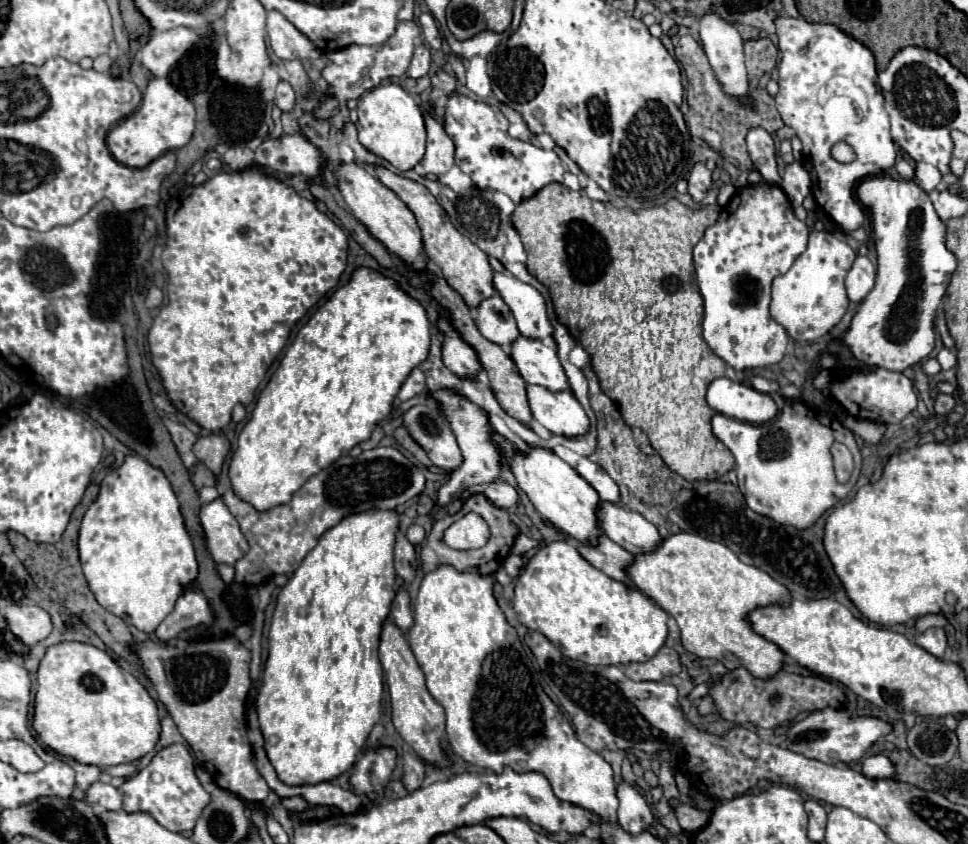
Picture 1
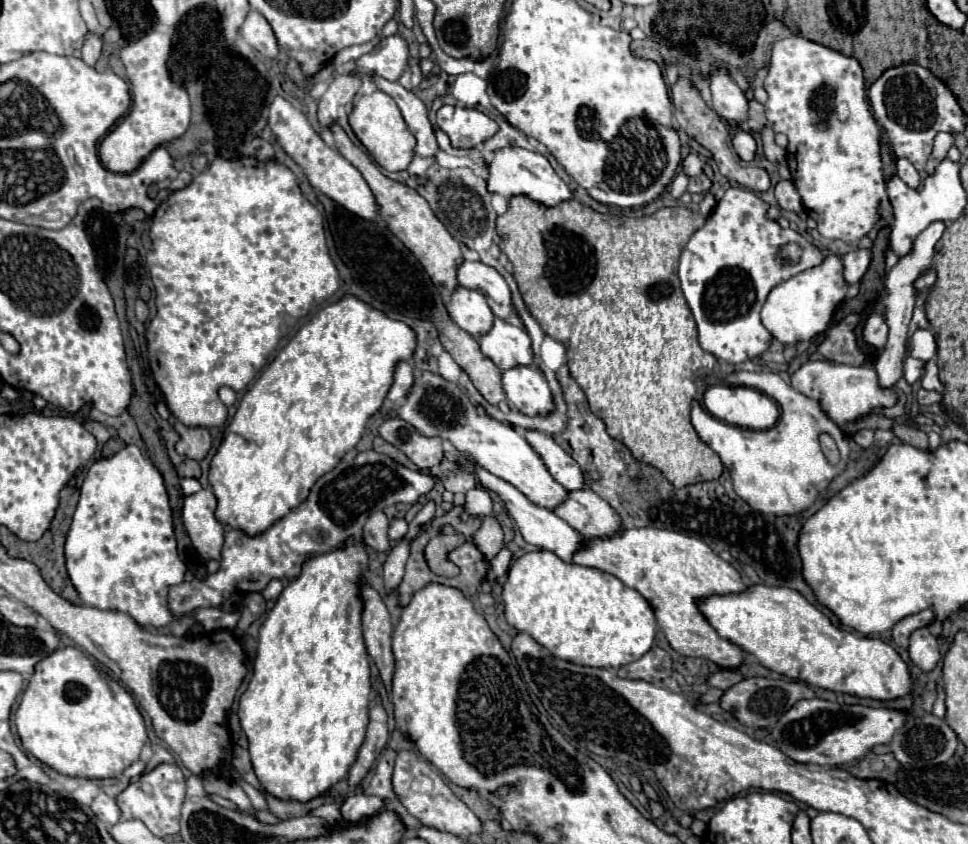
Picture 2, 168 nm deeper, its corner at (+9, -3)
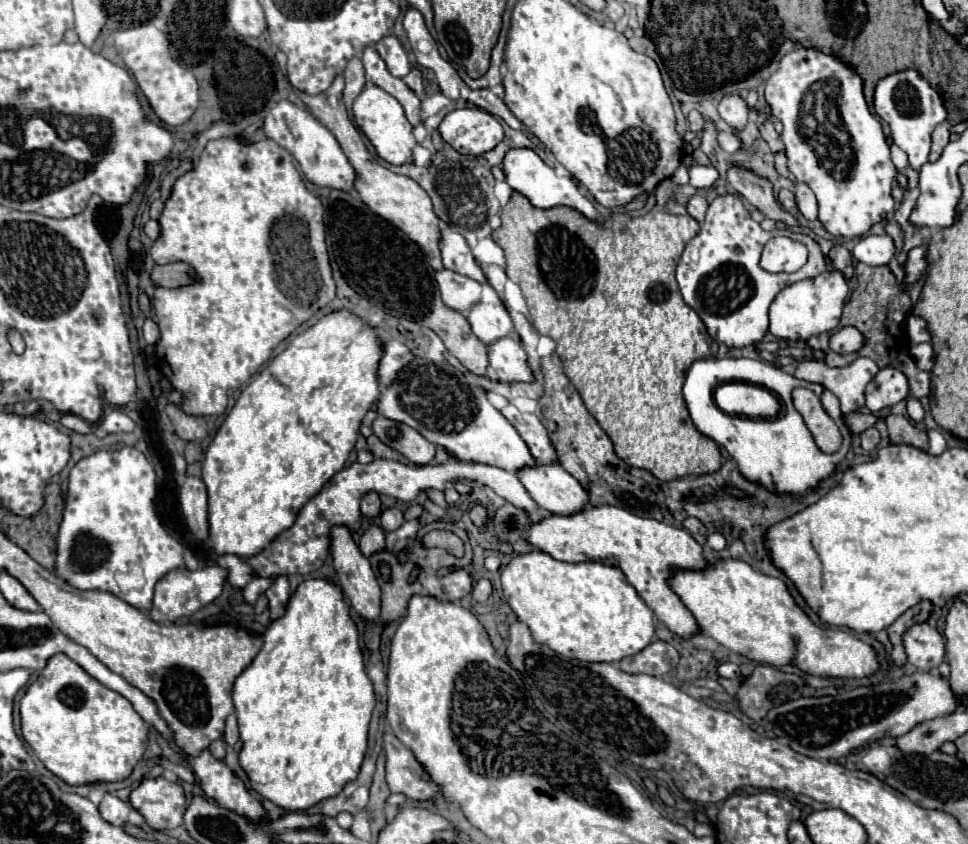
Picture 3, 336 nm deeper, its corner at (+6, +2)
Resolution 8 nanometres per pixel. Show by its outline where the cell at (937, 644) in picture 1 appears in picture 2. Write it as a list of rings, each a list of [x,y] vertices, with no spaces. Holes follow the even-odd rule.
[[[926,627],[916,629],[910,635],[908,653],[910,653],[912,663],[916,667],[920,667],[922,671],[932,671],[936,667],[936,663],[940,661],[940,645]]]

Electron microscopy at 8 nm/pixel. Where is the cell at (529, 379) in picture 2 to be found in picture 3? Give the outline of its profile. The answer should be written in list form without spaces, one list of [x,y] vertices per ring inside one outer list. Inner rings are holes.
[[[517,336],[499,338],[499,342],[493,342],[487,346],[487,358],[489,366],[495,368],[499,380],[503,382],[531,382],[531,370],[527,368],[527,356],[521,348],[521,342]]]

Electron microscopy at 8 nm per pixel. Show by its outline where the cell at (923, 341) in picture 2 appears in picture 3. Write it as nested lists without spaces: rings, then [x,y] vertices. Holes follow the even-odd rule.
[[[909,316],[907,322],[905,322],[905,330],[907,330],[907,336],[909,336],[911,344],[919,344],[919,342],[929,342],[931,340],[931,336],[927,332],[927,324],[925,324],[923,318]]]

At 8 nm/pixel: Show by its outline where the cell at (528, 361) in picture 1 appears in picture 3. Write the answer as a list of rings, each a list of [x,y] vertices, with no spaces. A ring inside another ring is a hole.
[[[483,284],[481,300],[475,306],[471,306],[471,310],[467,310],[467,320],[471,324],[473,334],[483,344],[491,344],[497,338],[509,336],[509,332],[513,332],[509,312],[489,284]]]

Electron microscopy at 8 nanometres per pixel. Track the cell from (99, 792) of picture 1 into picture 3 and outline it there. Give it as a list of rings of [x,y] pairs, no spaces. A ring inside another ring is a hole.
[[[105,794],[101,804],[99,804],[99,812],[101,816],[113,824],[113,826],[123,826],[127,824],[127,816],[129,816],[129,804],[125,804],[123,800],[119,800],[115,794]]]

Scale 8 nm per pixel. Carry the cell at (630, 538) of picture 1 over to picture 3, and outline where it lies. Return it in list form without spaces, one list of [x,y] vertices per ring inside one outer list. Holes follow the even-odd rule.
[[[535,462],[533,466],[519,468],[517,478],[531,498],[553,514],[573,514],[589,506],[589,494],[559,464]]]

